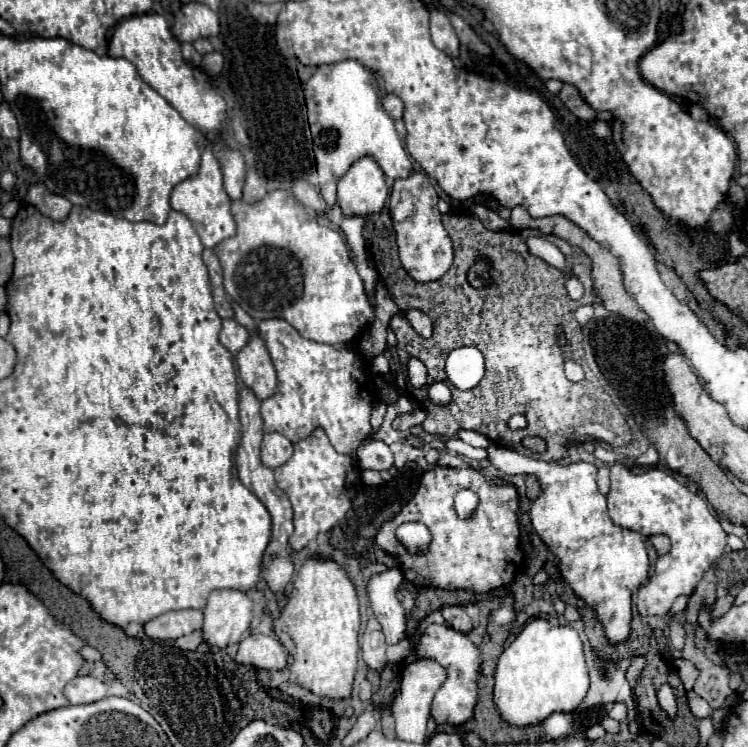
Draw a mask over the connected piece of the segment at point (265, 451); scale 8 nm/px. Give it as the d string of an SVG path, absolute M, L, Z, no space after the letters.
M266 433L262 439L262 463L270 469L284 465L292 457L292 443L280 433Z

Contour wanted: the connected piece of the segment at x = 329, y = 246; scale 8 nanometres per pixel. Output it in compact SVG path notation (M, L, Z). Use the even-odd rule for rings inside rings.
M270 191L262 201L252 205L244 201L232 201L230 213L236 221L236 235L220 241L220 245L214 247L214 253L222 265L226 293L252 319L262 321L270 317L282 317L302 337L328 345L352 341L362 325L370 325L374 321L374 307L368 299L356 265L350 259L346 241L338 231L320 225L318 219L286 191Z

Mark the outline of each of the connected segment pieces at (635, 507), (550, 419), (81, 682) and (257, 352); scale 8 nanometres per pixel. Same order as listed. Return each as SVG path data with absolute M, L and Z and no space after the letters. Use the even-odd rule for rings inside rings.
M614 463L610 469L612 487L608 493L610 519L626 529L642 535L668 535L672 549L660 555L654 567L654 575L638 591L636 607L640 615L666 615L678 595L692 595L710 563L714 563L726 549L726 533L718 523L718 517L708 507L708 501L698 495L694 479L678 481L674 475L664 473L668 469L654 467L644 473L630 473L628 467Z
M388 211L381 212L379 219L375 223L376 229L374 229L374 235L372 235L372 263L374 263L376 269L386 269L386 273L379 273L379 277L386 288L389 289L392 299L398 303L398 309L400 309L392 317L392 321L390 321L390 327L394 329L396 337L398 337L398 355L400 355L400 359L404 363L408 363L408 359L416 357L416 353L418 353L418 359L428 369L428 385L446 379L444 361L446 361L448 353L456 349L456 345L476 345L482 351L484 359L486 359L486 373L484 373L484 379L478 383L476 389L460 391L460 389L456 389L450 383L450 389L452 389L452 403L450 405L436 405L436 403L432 403L430 397L428 397L428 385L422 387L422 389L412 389L412 397L416 401L420 401L422 407L426 407L426 413L428 413L426 421L422 423L424 431L432 433L432 435L452 437L452 435L456 435L458 429L472 429L472 431L478 431L478 433L486 435L494 445L502 445L502 447L508 447L512 451L518 451L520 455L526 455L526 457L532 457L532 459L542 459L542 461L558 461L558 459L568 457L568 445L572 445L572 443L586 443L586 441L594 441L594 439L600 441L596 435L582 437L582 435L588 435L588 425L602 425L602 429L614 431L616 439L614 439L612 447L626 445L630 441L630 427L626 425L624 415L612 403L610 395L604 391L604 389L611 389L611 385L602 375L596 363L589 343L590 328L589 326L582 327L578 325L576 319L574 319L574 311L580 305L592 305L596 301L594 291L592 291L592 277L590 277L592 265L590 265L588 255L582 249L566 243L560 237L548 235L546 237L548 241L546 241L544 235L540 231L536 231L536 229L490 231L476 217L472 217L472 215L452 215L452 213L442 215L442 223L444 223L444 229L448 231L448 235L452 239L452 245L454 245L454 265L450 267L450 271L444 277L429 283L416 283L404 271L404 267L402 267L402 263L398 259L396 235L394 235L392 219ZM480 257L490 263L490 279L492 279L492 283L482 287L482 289L475 289L468 283L466 273L468 273L468 269ZM568 267L570 267L570 271L574 271L574 277L570 277L566 273ZM456 285L461 286L461 290L458 292L456 292ZM410 308L420 309L420 311L430 315L430 319L434 323L434 337L432 339L422 339L422 337L416 335L416 331L412 329L412 325L404 317L406 309ZM540 313L556 313L556 327L564 325L564 337L566 337L566 341L568 341L568 345L572 349L572 355L574 355L576 363L580 363L586 371L590 371L588 365L586 365L584 354L587 354L587 364L589 361L592 361L592 366L594 367L592 367L591 379L590 375L588 375L588 379L573 383L566 378L564 373L564 357L562 357L562 349L560 349L560 343L558 343L558 337L556 337L556 327L554 327L552 321L548 321L546 315L540 315ZM584 344L589 347L589 358L588 353L585 353L584 349L582 349ZM514 413L526 415L526 419L528 419L528 427L526 429L512 431L508 427L508 419ZM530 435L542 437L546 441L546 445L548 445L548 451L542 453L542 455L528 451L522 445L522 439L530 437Z
M74 677L66 687L64 695L70 701L70 705L84 705L94 703L106 697L106 685L100 679L94 677Z
M258 333L250 335L248 345L240 349L236 355L238 371L246 387L250 387L258 399L266 399L276 389L276 371L272 359L268 357L268 349Z

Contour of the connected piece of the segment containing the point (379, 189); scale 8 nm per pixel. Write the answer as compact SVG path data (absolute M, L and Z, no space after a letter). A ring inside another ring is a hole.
M372 157L356 161L338 181L338 205L344 217L382 211L388 197L386 177Z

